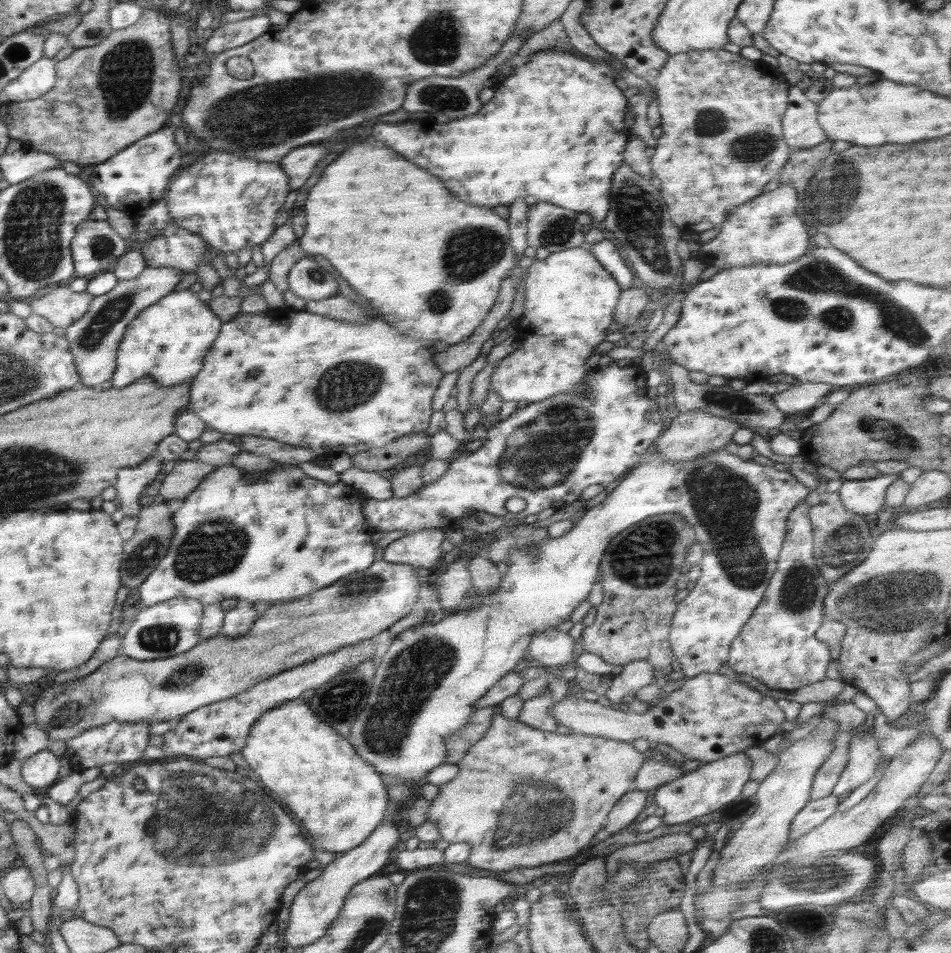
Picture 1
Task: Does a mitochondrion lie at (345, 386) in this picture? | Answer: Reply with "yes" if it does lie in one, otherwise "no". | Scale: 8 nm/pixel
yes

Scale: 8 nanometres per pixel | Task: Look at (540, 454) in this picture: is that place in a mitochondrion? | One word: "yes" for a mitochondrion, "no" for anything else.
yes

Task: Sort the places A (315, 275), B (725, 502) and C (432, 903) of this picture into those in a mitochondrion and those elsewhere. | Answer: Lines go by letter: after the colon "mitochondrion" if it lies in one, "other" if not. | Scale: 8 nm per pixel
A: mitochondrion
B: mitochondrion
C: mitochondrion

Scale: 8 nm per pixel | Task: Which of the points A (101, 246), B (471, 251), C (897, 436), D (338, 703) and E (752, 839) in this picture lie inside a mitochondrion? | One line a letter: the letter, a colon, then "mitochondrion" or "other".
A: mitochondrion
B: mitochondrion
C: mitochondrion
D: mitochondrion
E: other

